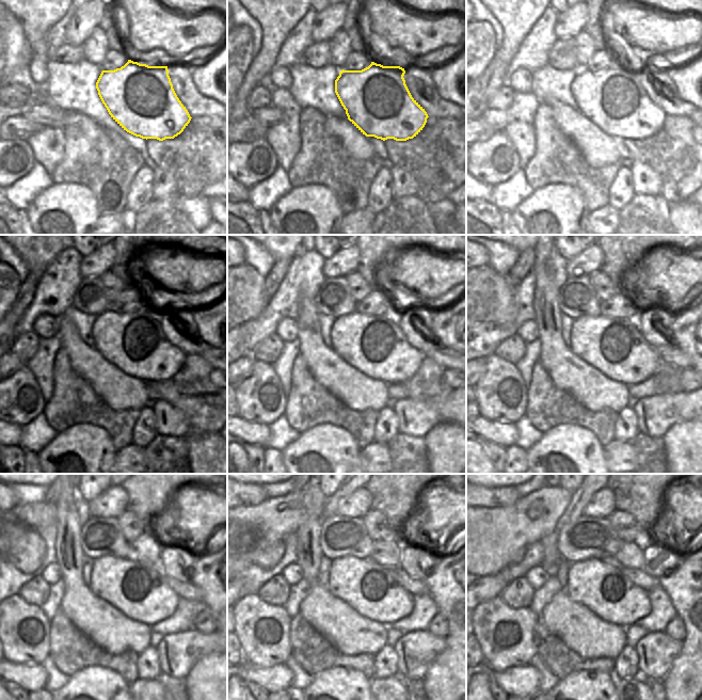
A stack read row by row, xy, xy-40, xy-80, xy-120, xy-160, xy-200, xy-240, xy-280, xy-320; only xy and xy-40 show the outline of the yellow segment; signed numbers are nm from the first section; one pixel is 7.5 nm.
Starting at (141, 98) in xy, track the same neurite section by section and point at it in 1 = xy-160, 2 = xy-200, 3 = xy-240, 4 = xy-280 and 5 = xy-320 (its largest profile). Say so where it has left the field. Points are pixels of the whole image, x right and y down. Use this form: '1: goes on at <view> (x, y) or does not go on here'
1: goes on at xy-160 (375, 345)
2: goes on at xy-200 (616, 347)
3: goes on at xy-240 (139, 590)
4: goes on at xy-280 (371, 589)
5: goes on at xy-320 (606, 591)

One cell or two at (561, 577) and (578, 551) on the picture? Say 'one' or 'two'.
two

